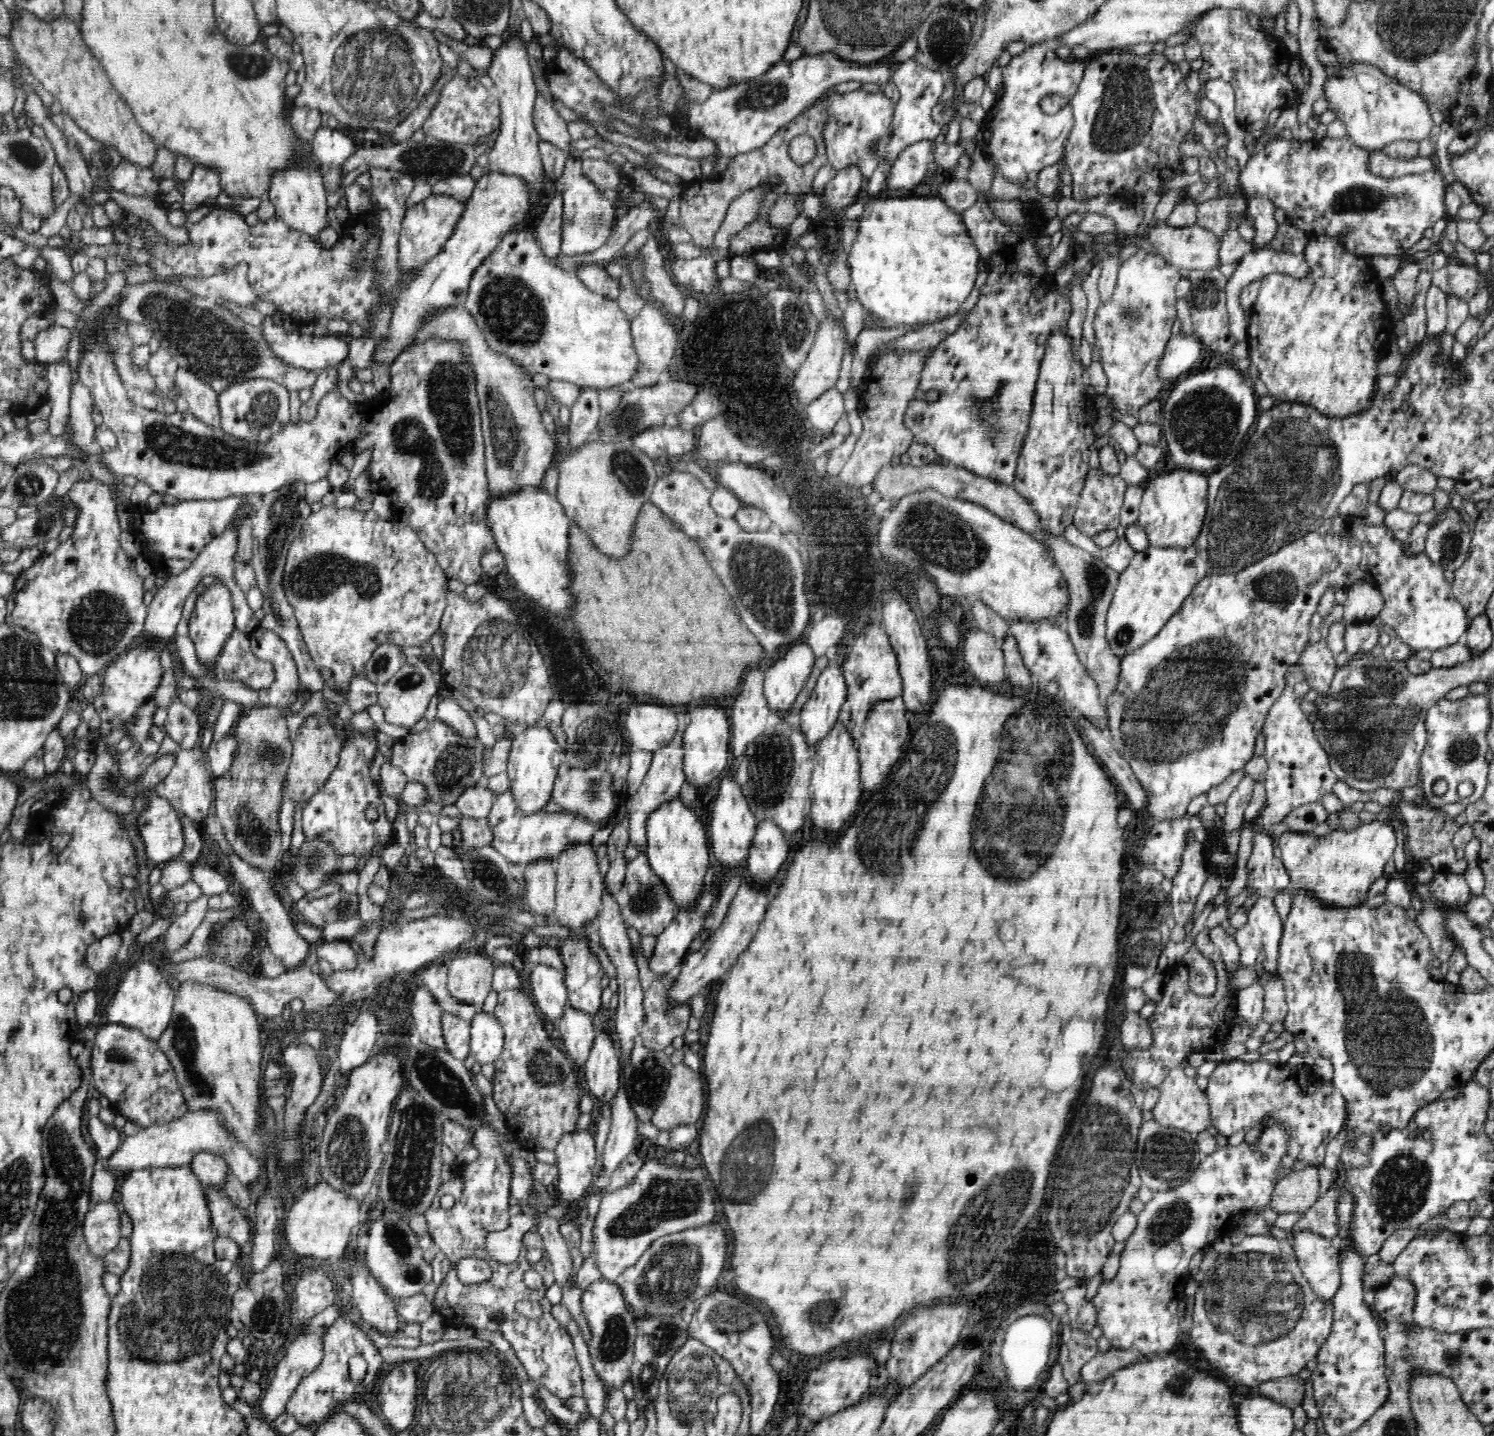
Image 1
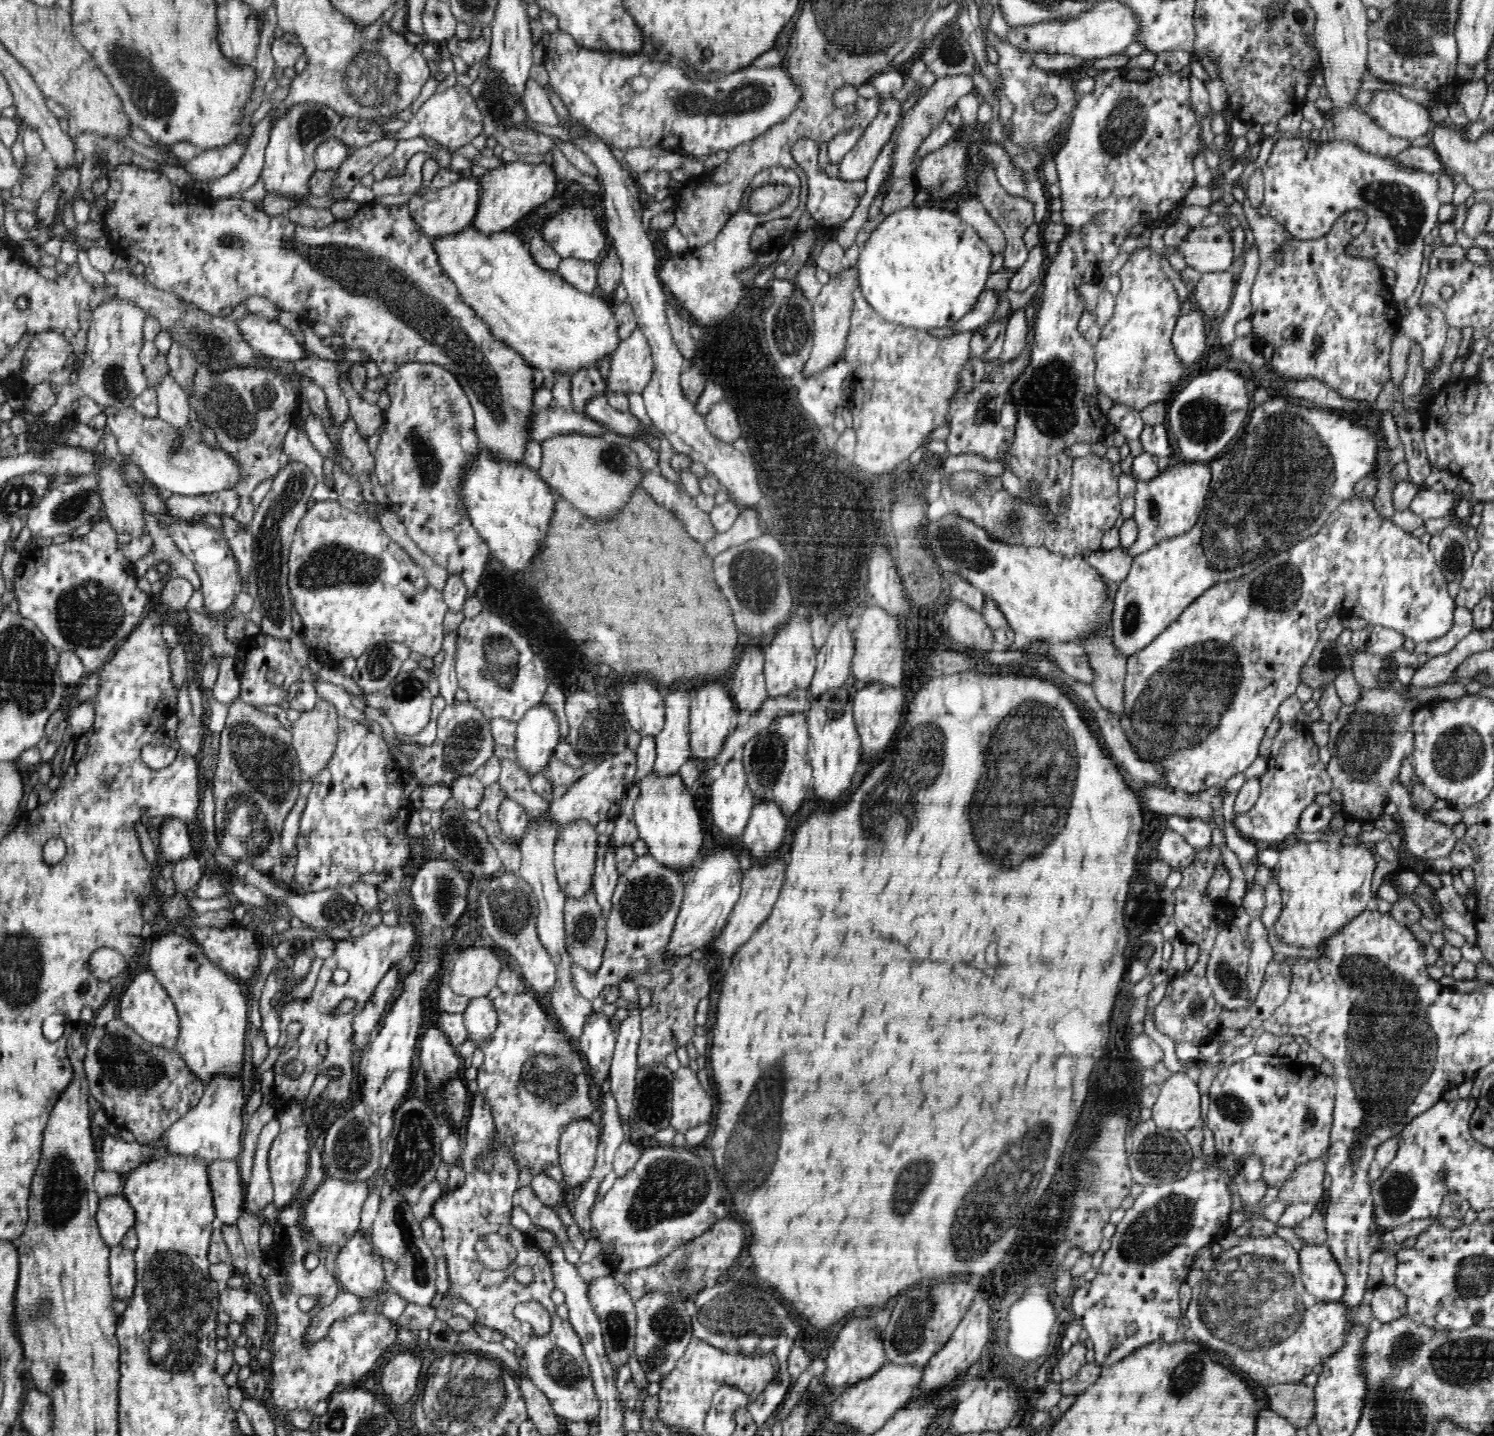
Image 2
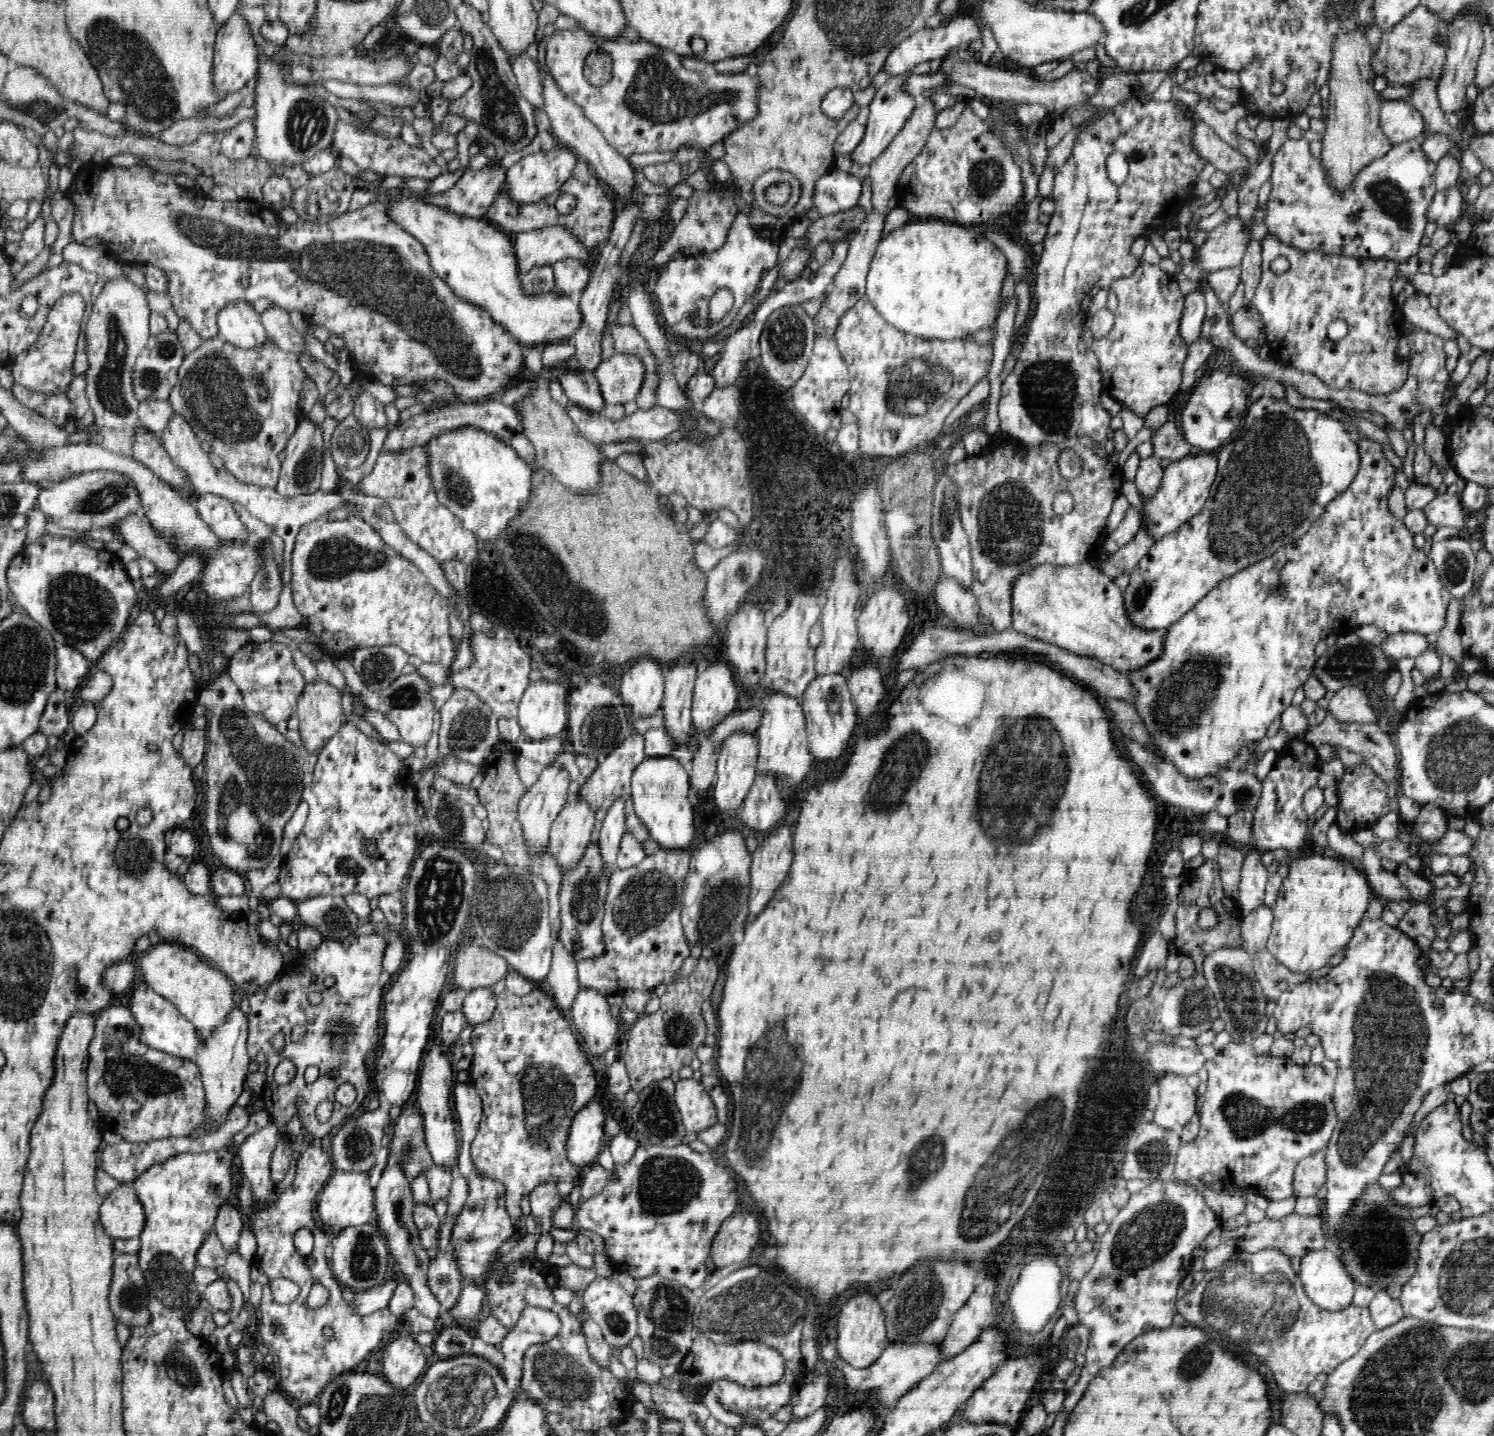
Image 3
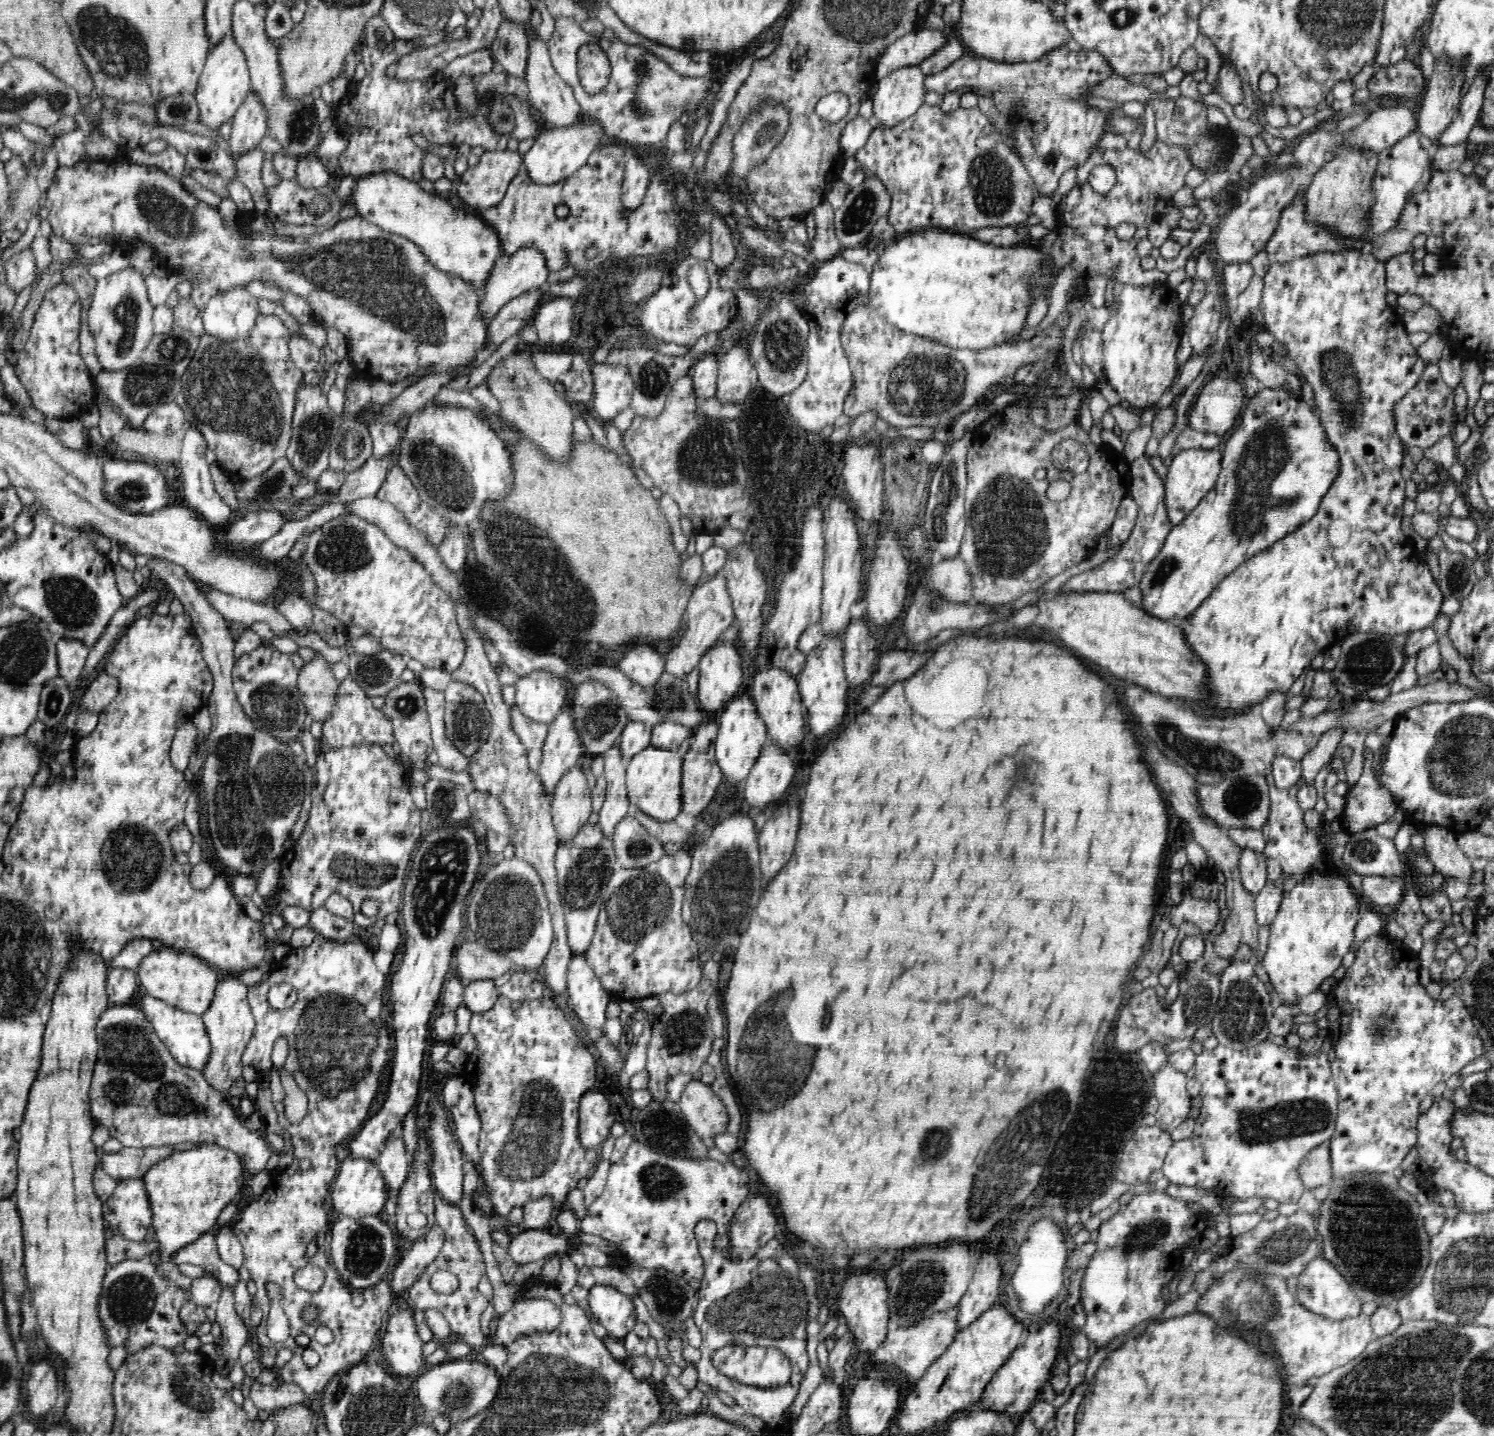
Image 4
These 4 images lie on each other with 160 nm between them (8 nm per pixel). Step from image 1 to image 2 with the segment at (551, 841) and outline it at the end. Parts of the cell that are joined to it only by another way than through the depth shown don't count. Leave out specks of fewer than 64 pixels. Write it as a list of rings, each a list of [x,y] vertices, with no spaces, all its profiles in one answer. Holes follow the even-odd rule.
[[[626,749],[600,762],[592,772],[580,777],[552,800],[546,817],[562,830],[566,824],[576,819],[584,819],[597,826],[601,820],[615,820],[620,814],[620,804],[625,790],[636,783],[636,751]],[[506,796],[498,808],[498,822],[503,834],[520,846],[521,838],[526,834],[530,824],[527,810]]]

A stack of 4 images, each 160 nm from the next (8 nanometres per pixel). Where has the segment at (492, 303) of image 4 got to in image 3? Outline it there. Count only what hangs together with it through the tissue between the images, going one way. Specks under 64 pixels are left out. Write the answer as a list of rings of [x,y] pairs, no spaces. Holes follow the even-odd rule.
[[[548,226],[522,232],[517,234],[514,244],[520,275],[534,266],[549,266],[565,258],[585,262],[591,255],[579,242],[579,238],[576,240],[565,226]]]

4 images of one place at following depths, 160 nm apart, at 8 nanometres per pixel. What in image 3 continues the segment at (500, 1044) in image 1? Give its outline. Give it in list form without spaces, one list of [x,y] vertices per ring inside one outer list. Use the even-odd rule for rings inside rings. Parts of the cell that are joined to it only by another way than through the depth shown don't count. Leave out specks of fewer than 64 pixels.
[[[491,987],[474,989],[467,993],[462,1013],[470,1026],[478,1027],[492,1019],[497,1000]]]

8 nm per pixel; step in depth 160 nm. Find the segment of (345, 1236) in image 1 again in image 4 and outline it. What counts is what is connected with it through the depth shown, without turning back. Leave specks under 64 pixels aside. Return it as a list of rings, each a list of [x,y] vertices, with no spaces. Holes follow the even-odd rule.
[[[346,1156],[338,1166],[338,1178],[329,1188],[328,1206],[338,1212],[340,1218],[363,1219],[372,1215],[383,1215],[387,1207],[388,1185],[372,1160],[354,1160]]]

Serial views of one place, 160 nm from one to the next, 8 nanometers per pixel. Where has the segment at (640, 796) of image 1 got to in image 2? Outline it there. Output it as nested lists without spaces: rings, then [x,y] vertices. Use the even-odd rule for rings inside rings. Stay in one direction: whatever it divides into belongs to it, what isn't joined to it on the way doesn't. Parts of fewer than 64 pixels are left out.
[[[684,688],[684,692],[668,692],[665,698],[665,721],[663,730],[654,737],[656,741],[656,760],[652,774],[655,778],[676,776],[680,766],[689,757],[689,712],[693,694]]]

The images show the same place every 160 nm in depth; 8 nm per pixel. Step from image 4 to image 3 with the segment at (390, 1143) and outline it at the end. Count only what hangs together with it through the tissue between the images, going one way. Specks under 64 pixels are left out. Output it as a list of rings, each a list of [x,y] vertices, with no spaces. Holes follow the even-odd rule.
[[[389,1162],[384,1168],[384,1172],[382,1172],[374,1192],[376,1226],[380,1228],[384,1240],[389,1244],[388,1250],[397,1260],[400,1272],[403,1274],[399,1275],[398,1279],[408,1283],[414,1291],[415,1308],[424,1317],[436,1321],[436,1318],[442,1314],[441,1305],[426,1284],[428,1265],[430,1259],[433,1258],[433,1252],[423,1247],[419,1230],[413,1223],[412,1215],[415,1202],[410,1190],[410,1184],[411,1182],[405,1176],[405,1171],[401,1168],[401,1165]]]

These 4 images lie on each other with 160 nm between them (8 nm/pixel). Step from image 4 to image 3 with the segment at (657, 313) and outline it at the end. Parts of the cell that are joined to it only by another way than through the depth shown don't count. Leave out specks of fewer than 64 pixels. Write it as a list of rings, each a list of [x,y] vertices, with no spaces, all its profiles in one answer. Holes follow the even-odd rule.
[[[738,212],[722,248],[714,252],[700,251],[695,256],[680,254],[667,262],[654,286],[654,292],[656,300],[659,300],[660,314],[664,317],[664,324],[667,324],[669,334],[684,340],[704,341],[731,324],[744,302],[755,295],[764,270],[779,266],[778,248],[779,245],[776,243],[768,239],[762,240],[762,237],[754,232],[748,216]],[[718,289],[728,289],[732,292],[734,299],[732,310],[718,322],[708,321],[704,327],[692,326],[688,320],[690,314],[695,313],[698,318],[708,320],[709,302]]]

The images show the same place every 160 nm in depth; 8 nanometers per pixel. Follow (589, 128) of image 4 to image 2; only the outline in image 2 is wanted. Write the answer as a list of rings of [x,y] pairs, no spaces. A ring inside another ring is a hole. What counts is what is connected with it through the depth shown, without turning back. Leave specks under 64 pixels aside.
[[[512,162],[486,172],[478,178],[479,196],[477,212],[469,226],[475,228],[477,234],[492,236],[508,228],[512,228],[522,218],[534,211],[542,204],[548,203],[560,193],[561,182],[558,181],[553,167],[546,163],[539,164]]]

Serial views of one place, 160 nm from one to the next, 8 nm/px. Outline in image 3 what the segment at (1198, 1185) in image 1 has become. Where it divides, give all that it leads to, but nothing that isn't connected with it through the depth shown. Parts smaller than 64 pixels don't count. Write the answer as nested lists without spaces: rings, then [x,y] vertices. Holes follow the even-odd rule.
[[[1170,1180],[1153,1181],[1138,1193],[1131,1194],[1128,1203],[1113,1218],[1099,1239],[1100,1248],[1097,1250],[1095,1261],[1080,1280],[1078,1292],[1073,1300],[1079,1318],[1078,1324],[1088,1327],[1090,1336],[1080,1378],[1068,1390],[1063,1400],[1064,1416],[1069,1416],[1072,1407],[1083,1396],[1084,1388],[1088,1388],[1088,1380],[1092,1380],[1101,1368],[1112,1364],[1132,1339],[1148,1331],[1166,1330],[1172,1326],[1172,1318],[1177,1314],[1176,1289],[1190,1273],[1193,1264],[1192,1251],[1202,1244],[1210,1230],[1218,1226],[1218,1222],[1214,1220],[1216,1214],[1206,1203],[1202,1193],[1195,1187],[1175,1184]]]

